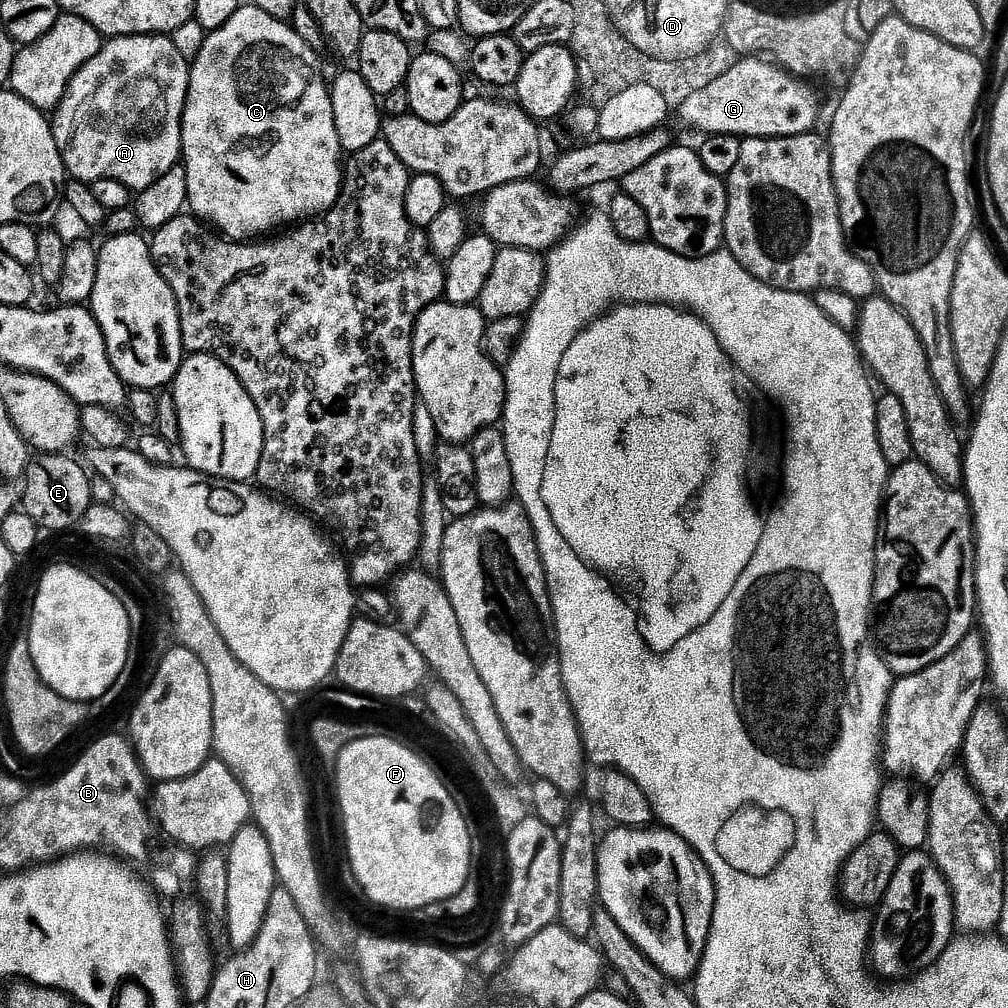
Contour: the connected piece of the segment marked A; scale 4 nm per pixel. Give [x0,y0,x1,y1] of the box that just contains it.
[54,34,189,190]

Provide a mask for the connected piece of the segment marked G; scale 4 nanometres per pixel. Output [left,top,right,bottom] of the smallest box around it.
[678,58,820,136]

